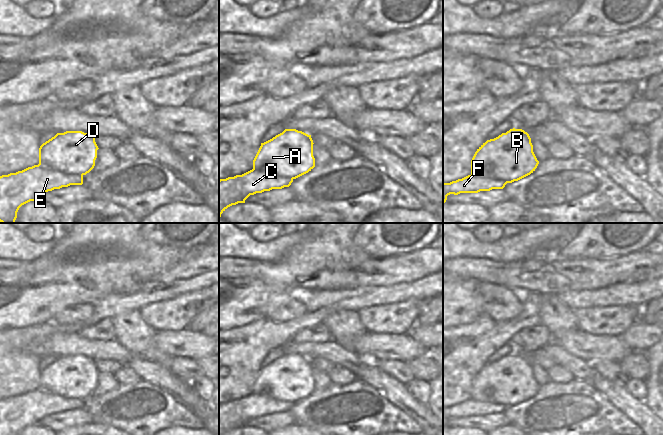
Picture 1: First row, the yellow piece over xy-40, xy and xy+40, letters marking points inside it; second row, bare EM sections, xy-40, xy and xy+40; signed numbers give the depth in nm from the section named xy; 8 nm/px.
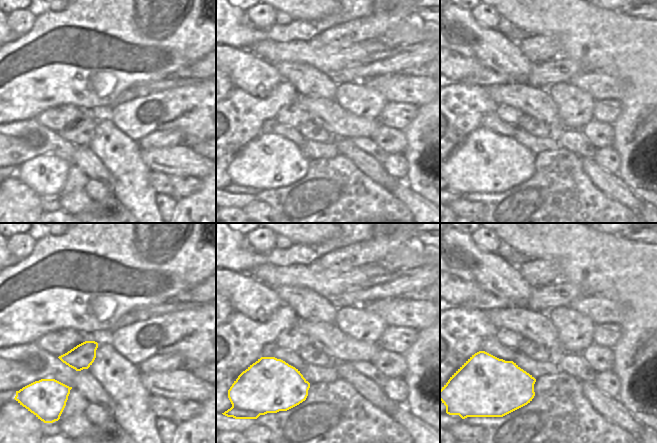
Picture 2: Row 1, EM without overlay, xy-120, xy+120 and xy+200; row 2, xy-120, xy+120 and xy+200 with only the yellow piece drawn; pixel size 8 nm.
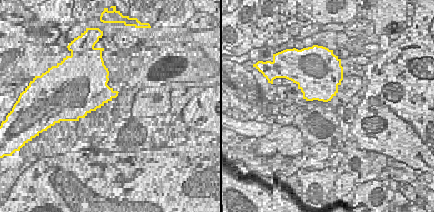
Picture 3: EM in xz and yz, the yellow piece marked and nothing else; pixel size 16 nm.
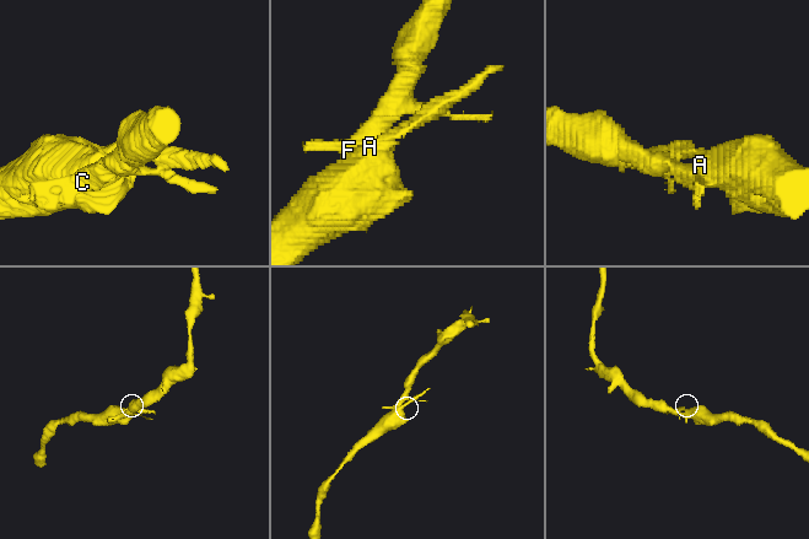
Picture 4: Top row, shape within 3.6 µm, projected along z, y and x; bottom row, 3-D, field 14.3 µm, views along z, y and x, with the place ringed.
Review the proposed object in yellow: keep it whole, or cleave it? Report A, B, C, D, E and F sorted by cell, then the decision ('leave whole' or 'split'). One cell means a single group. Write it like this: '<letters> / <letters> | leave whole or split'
A B C D E F | leave whole

